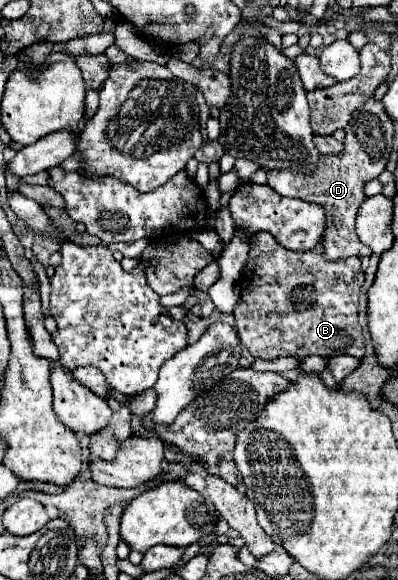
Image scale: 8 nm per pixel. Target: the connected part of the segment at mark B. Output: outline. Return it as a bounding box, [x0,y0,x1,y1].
[232,231,364,361]

